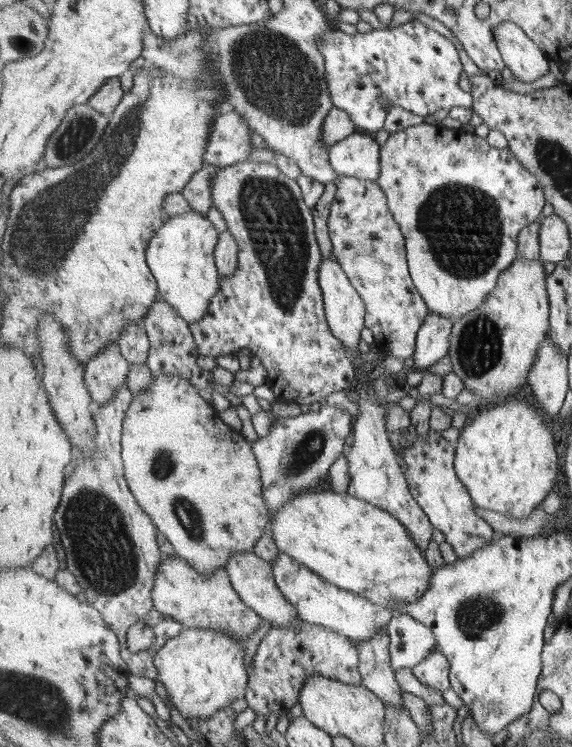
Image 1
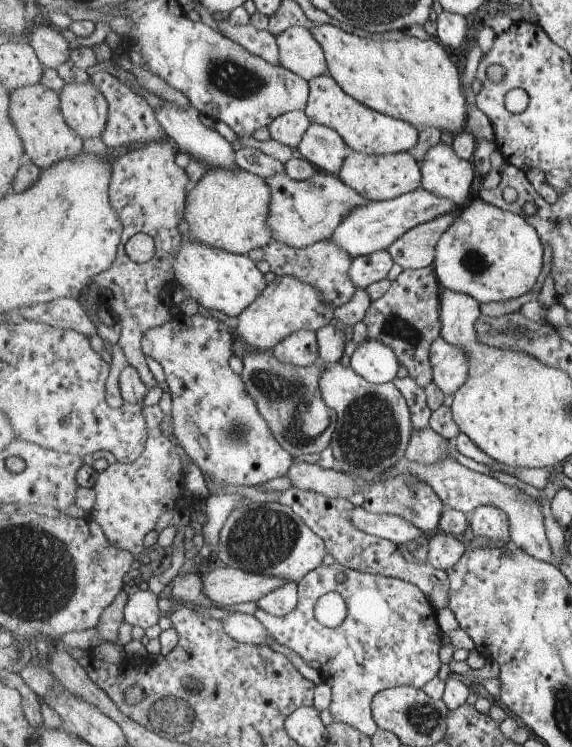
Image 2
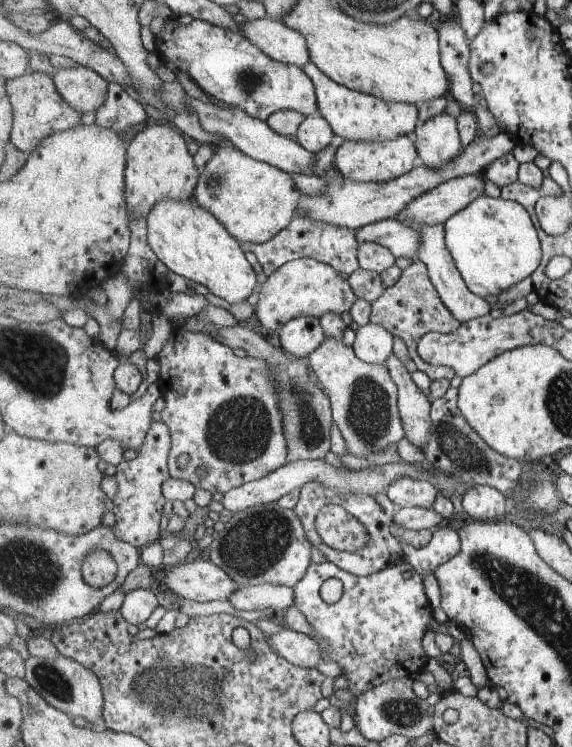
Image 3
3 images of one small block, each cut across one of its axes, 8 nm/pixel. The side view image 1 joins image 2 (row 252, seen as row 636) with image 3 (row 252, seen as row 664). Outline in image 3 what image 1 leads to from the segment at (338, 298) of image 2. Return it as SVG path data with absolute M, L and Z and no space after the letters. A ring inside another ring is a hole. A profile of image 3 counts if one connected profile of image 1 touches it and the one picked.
M299 214L275 238L264 243L242 243L242 249L245 252L253 252L255 254L267 278L274 275L279 268L284 267L289 261L317 259L325 264L330 264L345 278L349 279L361 267L358 257L360 247L361 242L358 240L358 232L356 230L340 227L333 223L324 223L307 215Z

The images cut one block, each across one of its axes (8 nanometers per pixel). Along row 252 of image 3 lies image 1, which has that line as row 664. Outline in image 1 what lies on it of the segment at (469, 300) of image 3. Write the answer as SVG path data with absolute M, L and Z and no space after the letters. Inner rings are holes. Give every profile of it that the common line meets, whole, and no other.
M439 650L432 652L412 669L423 684L427 684L429 688L435 688L437 692L445 692L451 688L451 663L446 654Z

